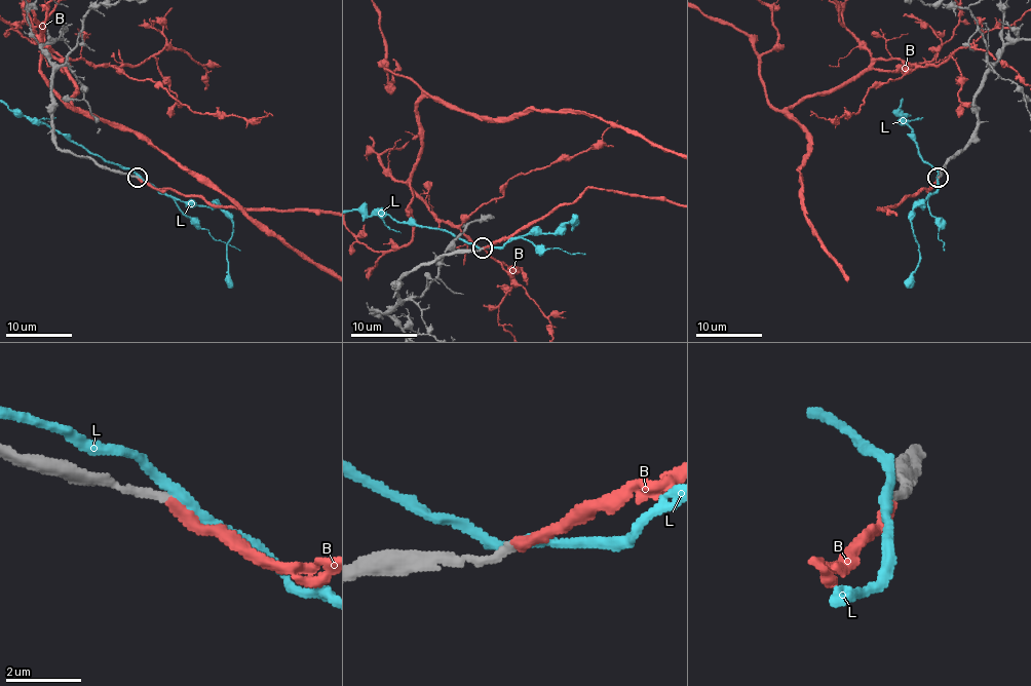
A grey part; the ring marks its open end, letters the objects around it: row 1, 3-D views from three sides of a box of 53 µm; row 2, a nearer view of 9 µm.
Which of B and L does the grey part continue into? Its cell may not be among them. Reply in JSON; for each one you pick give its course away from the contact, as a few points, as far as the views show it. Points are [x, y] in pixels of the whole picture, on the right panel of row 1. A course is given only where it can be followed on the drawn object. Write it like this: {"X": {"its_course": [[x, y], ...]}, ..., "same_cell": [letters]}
{"same_cell": ["B"]}

